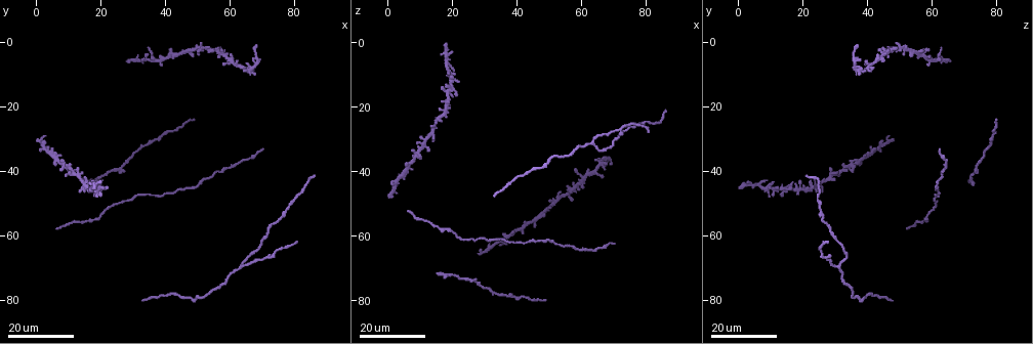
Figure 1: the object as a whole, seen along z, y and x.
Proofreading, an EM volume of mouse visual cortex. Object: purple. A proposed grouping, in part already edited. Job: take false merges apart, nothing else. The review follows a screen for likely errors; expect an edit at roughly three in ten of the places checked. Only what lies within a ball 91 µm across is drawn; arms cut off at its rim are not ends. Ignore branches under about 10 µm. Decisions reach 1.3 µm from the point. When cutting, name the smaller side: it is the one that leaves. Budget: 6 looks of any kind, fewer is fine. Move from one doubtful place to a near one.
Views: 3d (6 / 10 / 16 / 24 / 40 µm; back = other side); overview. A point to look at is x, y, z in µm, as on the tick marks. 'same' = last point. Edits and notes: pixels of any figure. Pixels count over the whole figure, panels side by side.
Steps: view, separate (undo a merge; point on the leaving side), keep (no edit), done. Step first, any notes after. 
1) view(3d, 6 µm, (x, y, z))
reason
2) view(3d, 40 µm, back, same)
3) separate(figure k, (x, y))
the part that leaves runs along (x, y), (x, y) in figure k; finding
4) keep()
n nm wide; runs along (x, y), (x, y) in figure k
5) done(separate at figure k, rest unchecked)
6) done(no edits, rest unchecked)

view(3d, 24 µm, (5.5, 36.0, 38.0))

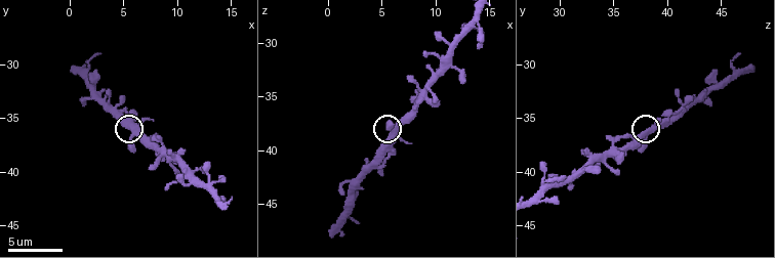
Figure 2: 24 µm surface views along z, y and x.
view(3d, 6 µm, (5.6, 36.4, 38.0))

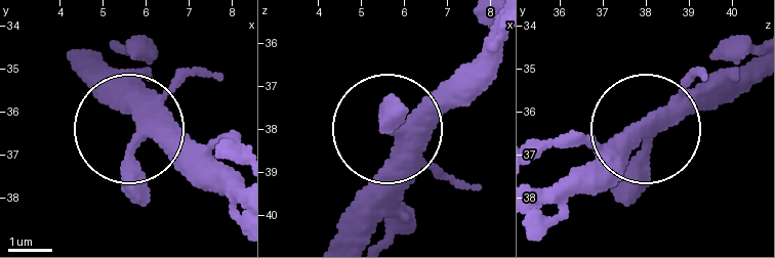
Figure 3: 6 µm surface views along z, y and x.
keep()
side arm 48 µm; 3 arms; continuous, no second neuron

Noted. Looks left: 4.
view(3d, 24 µm, (78.0, 52.5, 25.0))
calibre changes

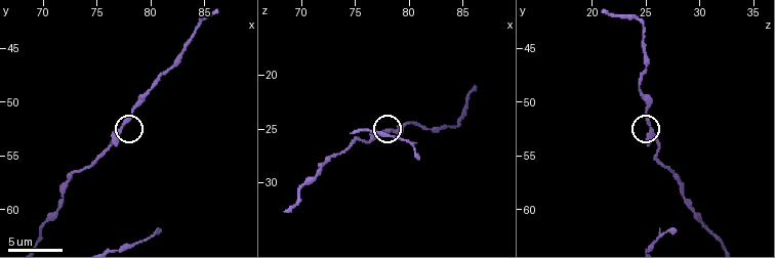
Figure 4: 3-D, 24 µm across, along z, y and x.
view(3d, 6 µm, (77.4, 52.0, 25.4))

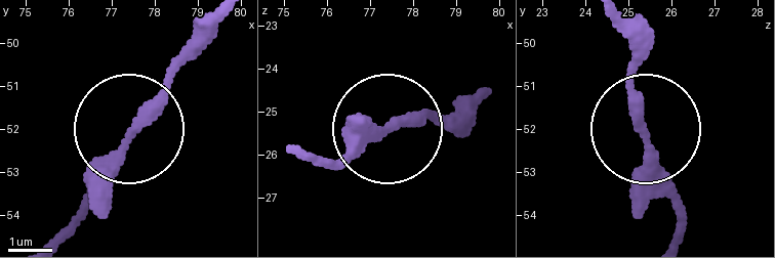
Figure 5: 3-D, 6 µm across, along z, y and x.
keep()
270 nm wide; runs along (58, 231), (147, 99), (209, 37) in figure 5; all the same neuron

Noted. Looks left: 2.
view(3d, 24 µm, (68.5, 6.0, 35.5))
thick turns thin

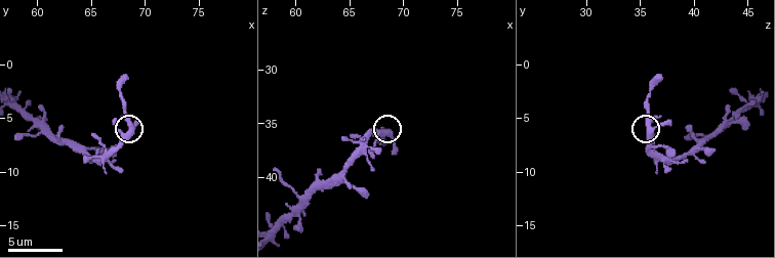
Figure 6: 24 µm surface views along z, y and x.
view(3d, 10 µm, (68.8, 6.0, 35.8))

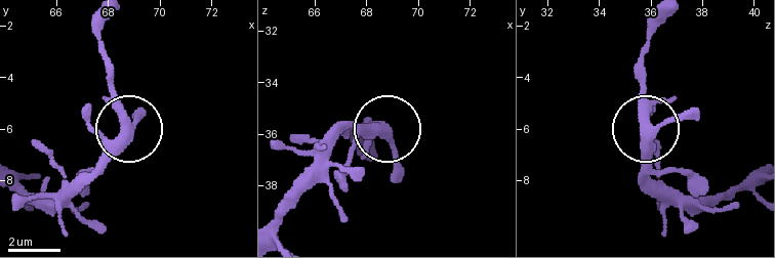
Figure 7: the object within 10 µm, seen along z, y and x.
keep()
4 arms; all the same neuron

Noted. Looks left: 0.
done(no edits, rest unchecked)

